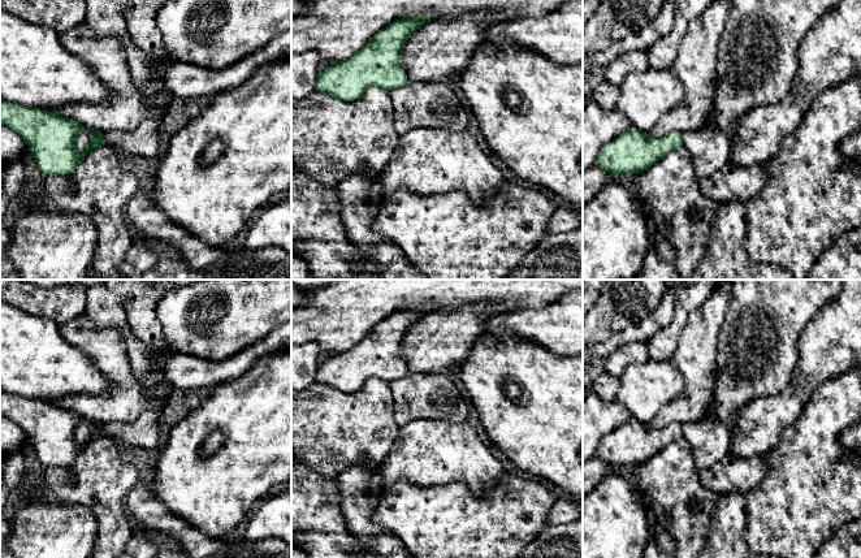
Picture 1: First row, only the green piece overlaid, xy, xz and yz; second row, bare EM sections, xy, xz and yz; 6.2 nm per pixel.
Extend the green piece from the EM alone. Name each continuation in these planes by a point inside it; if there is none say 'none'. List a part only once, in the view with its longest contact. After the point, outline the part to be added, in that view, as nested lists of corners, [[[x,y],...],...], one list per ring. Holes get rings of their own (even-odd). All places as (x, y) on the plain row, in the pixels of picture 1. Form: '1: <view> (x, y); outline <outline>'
none

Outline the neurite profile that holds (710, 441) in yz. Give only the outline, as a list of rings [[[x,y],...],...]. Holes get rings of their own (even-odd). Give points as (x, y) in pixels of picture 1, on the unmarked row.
[[[713,401],[704,416],[682,427],[683,438],[691,445],[697,470],[715,466],[731,451],[731,433],[717,421],[717,408]]]

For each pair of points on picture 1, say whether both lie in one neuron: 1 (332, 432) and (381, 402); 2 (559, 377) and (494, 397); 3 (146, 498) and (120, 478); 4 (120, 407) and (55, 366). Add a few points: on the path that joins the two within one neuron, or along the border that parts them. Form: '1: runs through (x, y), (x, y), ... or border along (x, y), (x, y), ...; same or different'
1: runs through (344, 429), (354, 428), (370, 412); same
2: runs through (544, 393), (526, 411), (510, 411); same
3: border along (138, 483), (125, 500), (125, 507), (130, 518); different
4: border along (115, 384), (96, 394), (68, 396); different

